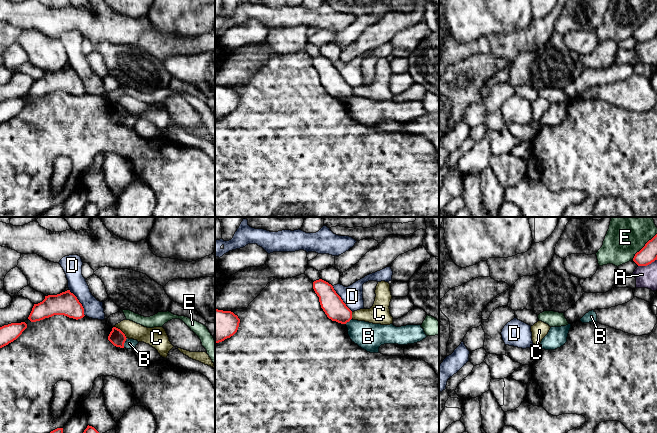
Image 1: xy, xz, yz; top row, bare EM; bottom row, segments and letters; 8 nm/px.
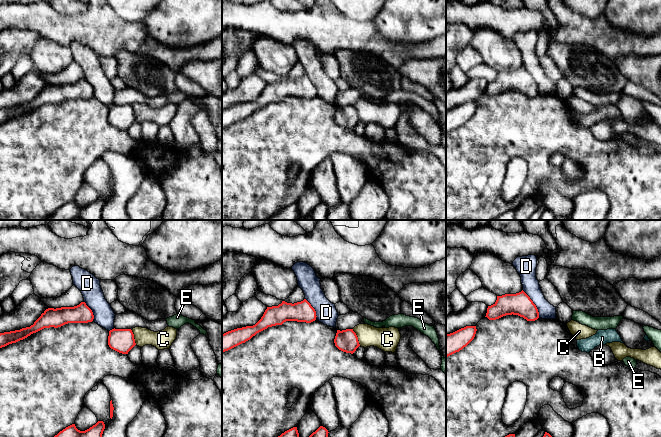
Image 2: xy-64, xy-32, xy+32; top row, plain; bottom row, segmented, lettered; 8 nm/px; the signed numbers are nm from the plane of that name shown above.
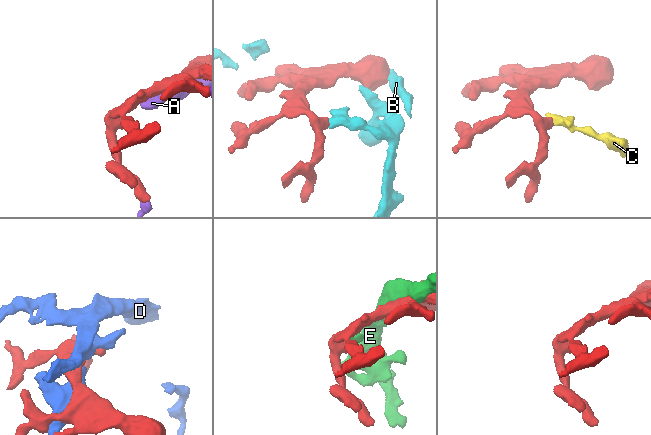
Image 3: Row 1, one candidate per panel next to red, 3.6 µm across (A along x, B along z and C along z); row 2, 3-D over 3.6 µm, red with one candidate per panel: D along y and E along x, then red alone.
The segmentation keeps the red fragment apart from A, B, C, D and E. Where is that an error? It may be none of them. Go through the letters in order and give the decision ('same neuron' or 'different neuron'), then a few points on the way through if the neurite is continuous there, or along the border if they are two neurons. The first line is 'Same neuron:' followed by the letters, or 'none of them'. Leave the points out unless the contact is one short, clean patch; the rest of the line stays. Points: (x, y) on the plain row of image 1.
Same neuron: none of them
A: different neuron
B: different neuron
C: different neuron | along xy (115, 102), (126, 114)
D: different neuron
E: different neuron

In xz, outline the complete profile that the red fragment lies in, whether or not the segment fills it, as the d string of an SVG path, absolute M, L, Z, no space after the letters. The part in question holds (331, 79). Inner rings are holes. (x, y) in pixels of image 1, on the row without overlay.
M319 55L313 58L313 65L319 73L321 84L332 97L346 100L352 95L352 87L346 82L333 62Z

